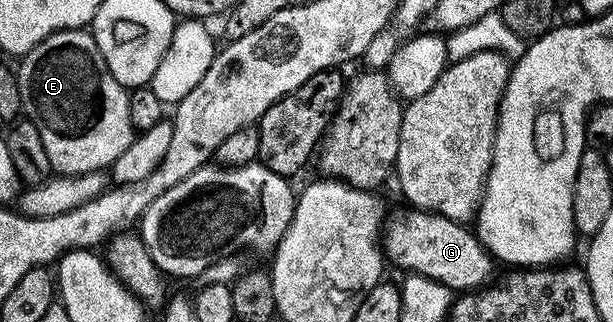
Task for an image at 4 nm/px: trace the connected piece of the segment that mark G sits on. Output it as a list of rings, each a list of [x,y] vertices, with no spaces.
[[[409,210],[394,216],[384,228],[384,256],[402,272],[416,273],[443,284],[454,294],[477,290],[491,279],[496,261],[465,223],[449,220],[435,212]]]

